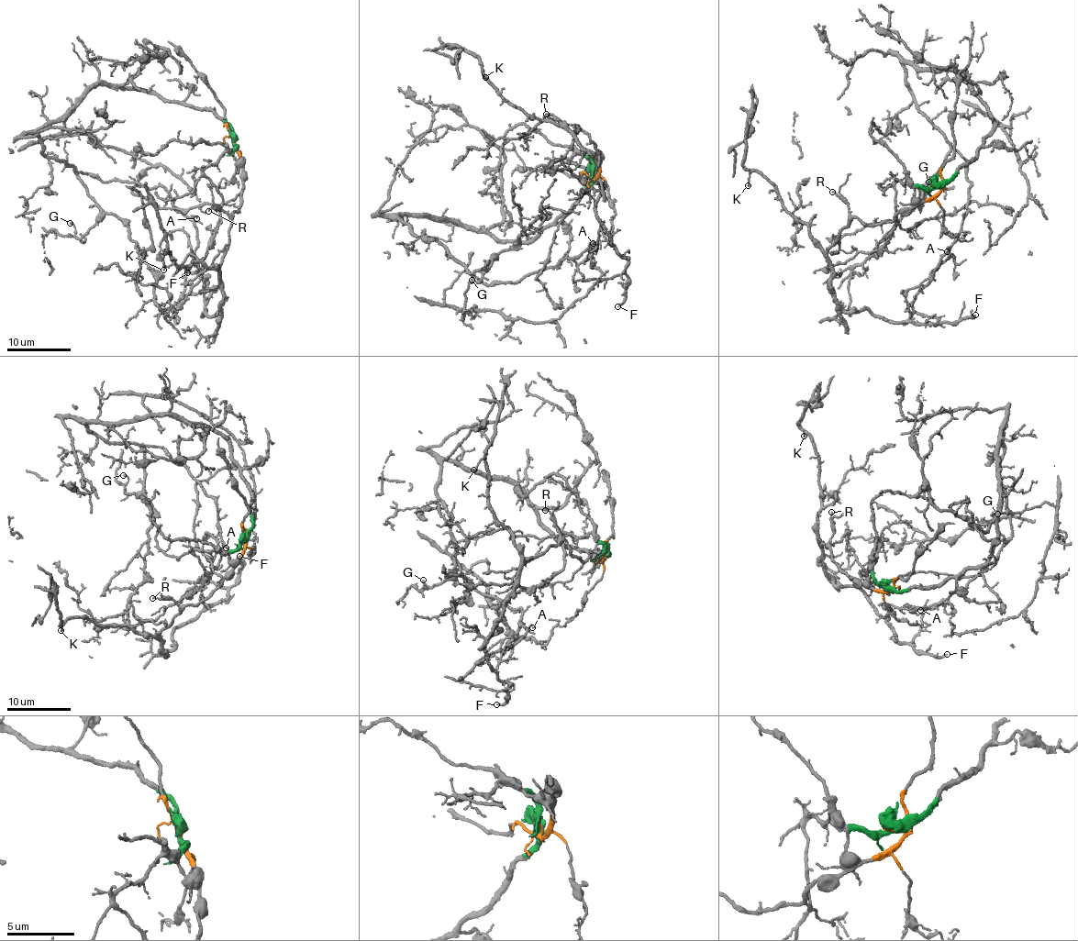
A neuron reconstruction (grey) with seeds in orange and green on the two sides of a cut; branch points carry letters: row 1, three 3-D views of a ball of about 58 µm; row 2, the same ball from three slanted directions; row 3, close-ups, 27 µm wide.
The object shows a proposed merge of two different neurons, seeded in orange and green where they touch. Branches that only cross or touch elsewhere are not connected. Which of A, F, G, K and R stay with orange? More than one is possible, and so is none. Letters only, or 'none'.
F, K, R

